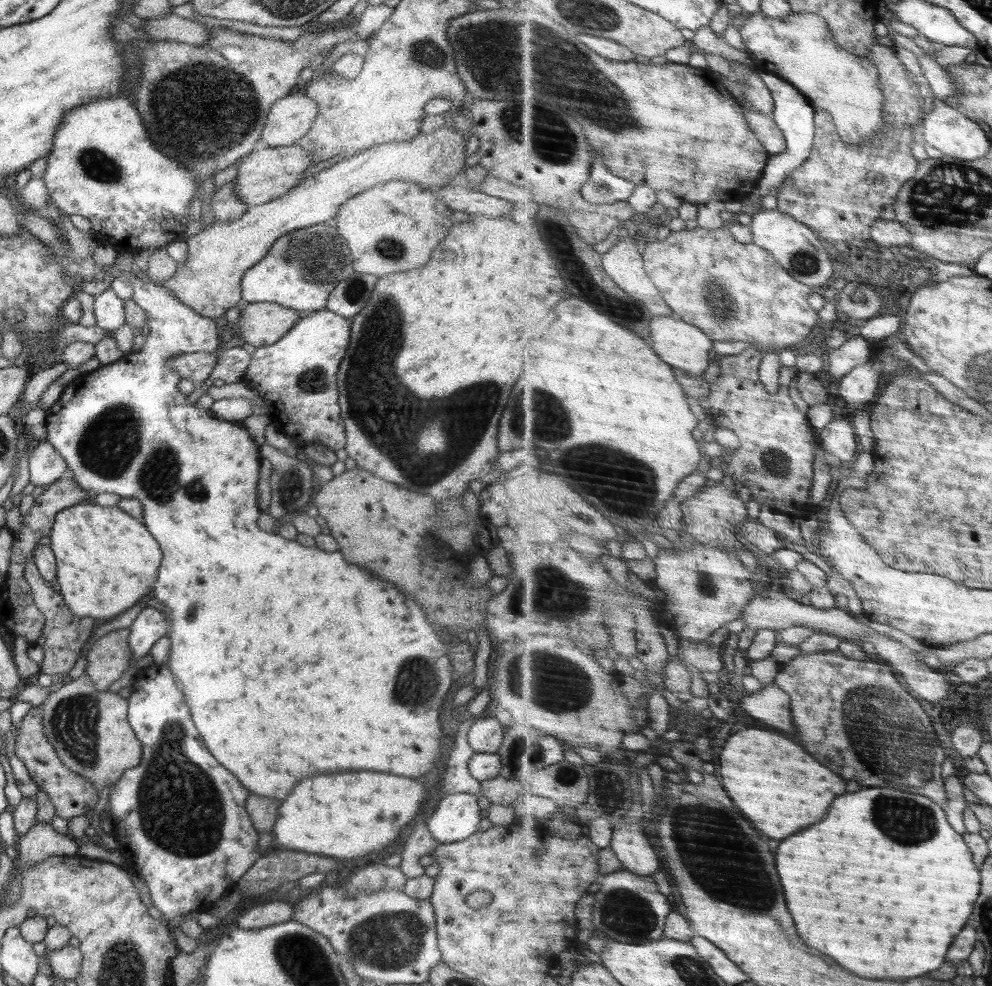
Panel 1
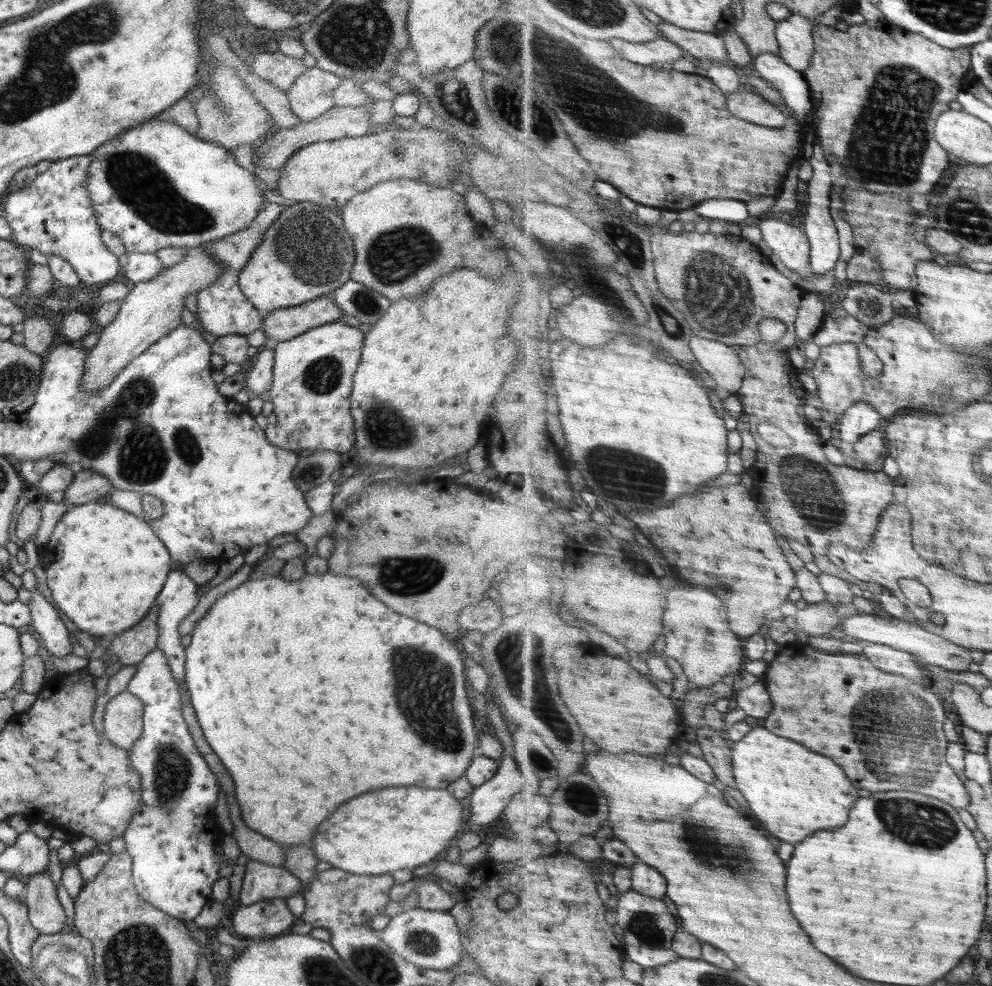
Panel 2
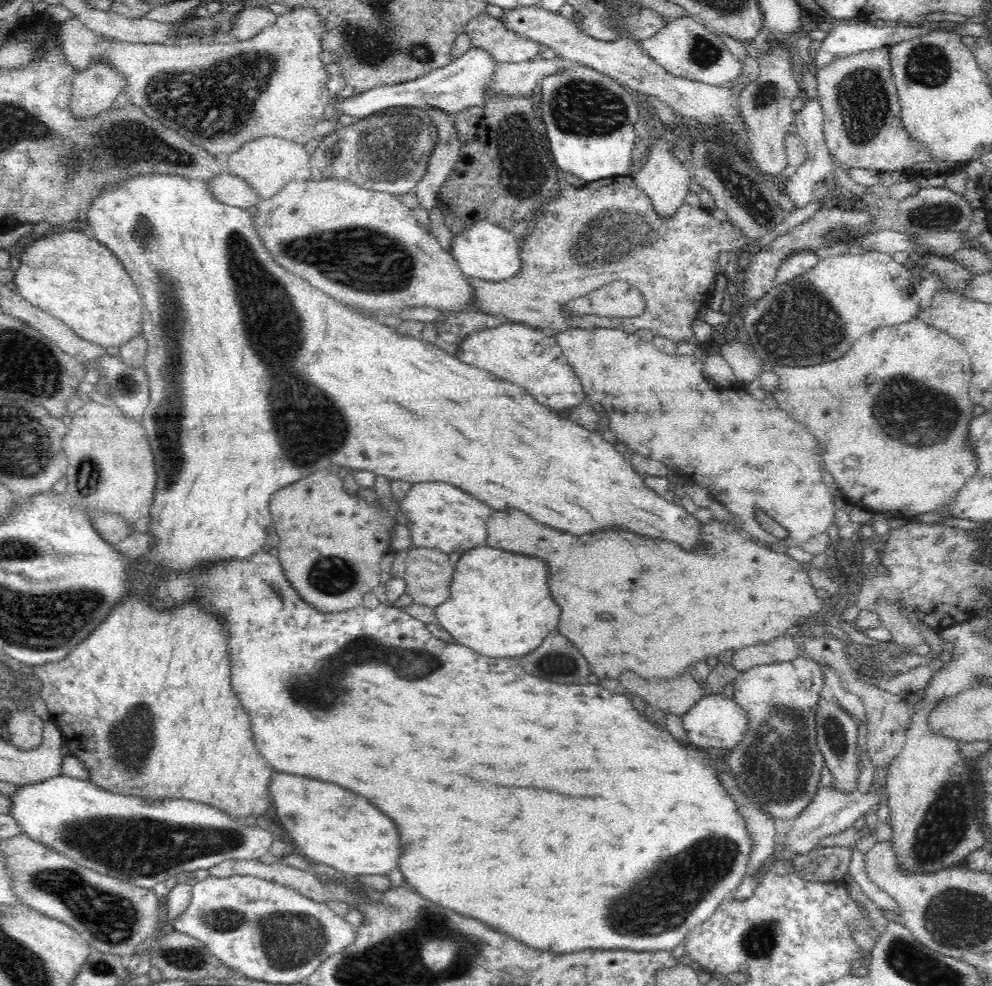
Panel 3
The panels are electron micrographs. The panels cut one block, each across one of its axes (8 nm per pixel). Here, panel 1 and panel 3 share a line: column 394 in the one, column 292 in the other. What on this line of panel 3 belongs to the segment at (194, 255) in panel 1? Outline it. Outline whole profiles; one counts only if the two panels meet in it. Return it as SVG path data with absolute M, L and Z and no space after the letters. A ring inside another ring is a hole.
M263 136L244 143L235 153L224 159L228 172L239 176L256 191L261 199L276 196L290 181L311 178L311 154L308 147L280 137Z

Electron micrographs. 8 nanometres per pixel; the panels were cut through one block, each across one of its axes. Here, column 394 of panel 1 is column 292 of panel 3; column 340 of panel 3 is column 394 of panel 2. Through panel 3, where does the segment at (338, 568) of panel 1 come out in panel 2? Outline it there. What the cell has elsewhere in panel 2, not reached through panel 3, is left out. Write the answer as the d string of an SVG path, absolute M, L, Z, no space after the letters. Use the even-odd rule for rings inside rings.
M329 571L322 574L304 575L298 580L286 580L281 575L266 575L257 579L249 579L228 591L222 597L214 601L214 604L202 617L191 632L190 645L185 648L185 684L190 693L190 700L195 710L197 720L204 730L204 736L208 740L208 744L212 746L212 750L220 756L222 764L226 766L226 770L230 772L232 780L234 780L234 790L236 790L236 800L240 810L242 810L242 820L246 823L248 828L263 834L266 838L273 840L281 845L283 848L288 846L299 846L299 844L310 845L308 842L312 840L316 828L330 818L332 812L336 812L338 806L342 806L344 802L348 802L354 796L360 796L364 792L372 792L372 790L380 790L386 786L424 786L424 788L440 788L446 789L449 784L452 784L466 773L471 759L474 755L474 748L478 748L478 738L476 738L476 730L474 730L474 716L472 716L472 707L466 695L466 676L464 676L463 657L459 645L454 641L446 638L437 628L428 626L426 623L413 619L409 616L401 615L399 612L394 612L387 604L380 602L371 592L353 576L336 576ZM392 646L394 646L394 682L392 682Z

